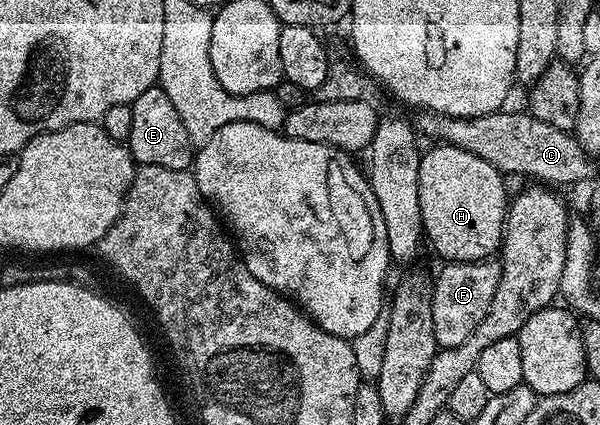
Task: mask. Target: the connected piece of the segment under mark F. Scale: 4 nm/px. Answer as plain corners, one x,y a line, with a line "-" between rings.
496,260
449,262
441,267
440,275
430,286
434,336
437,347
454,348
482,324
482,316
486,316
486,308
490,308
490,300
494,300
494,291
498,288
500,263

